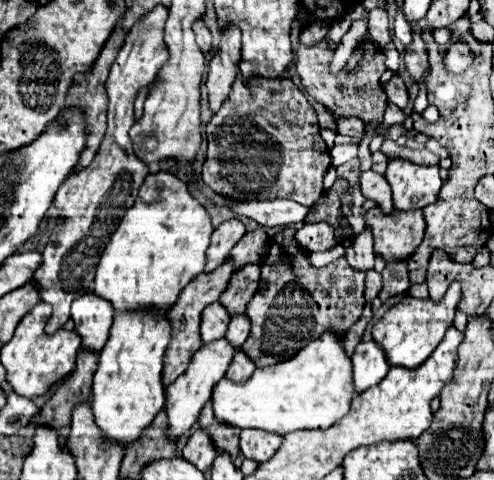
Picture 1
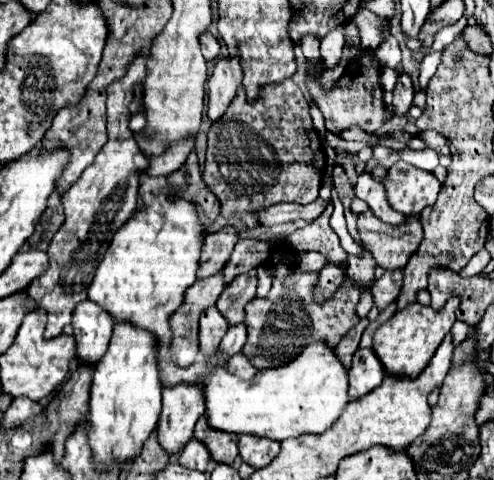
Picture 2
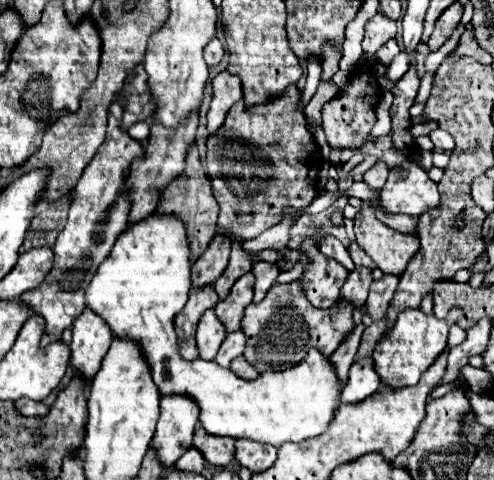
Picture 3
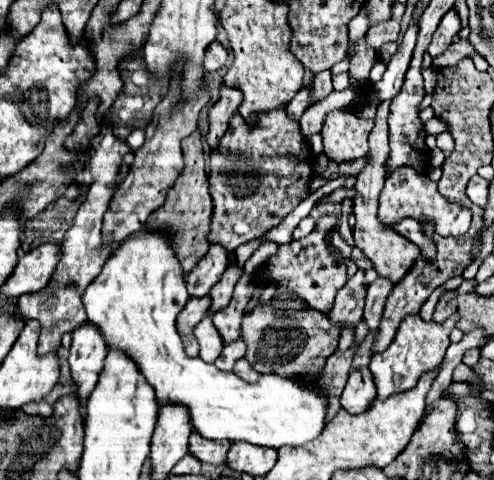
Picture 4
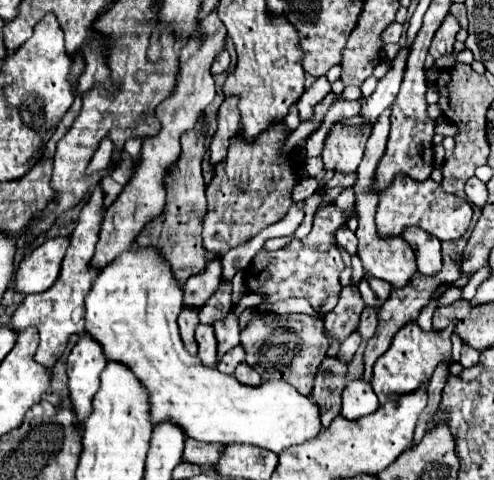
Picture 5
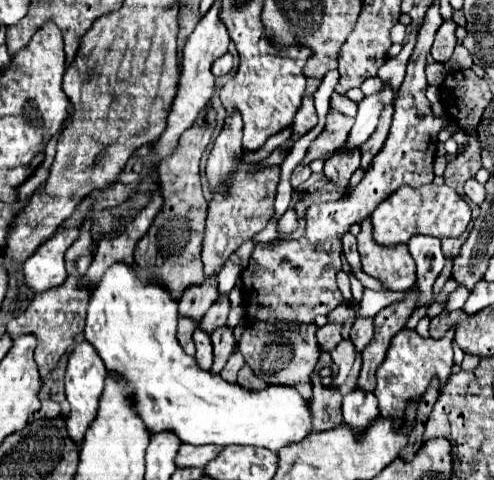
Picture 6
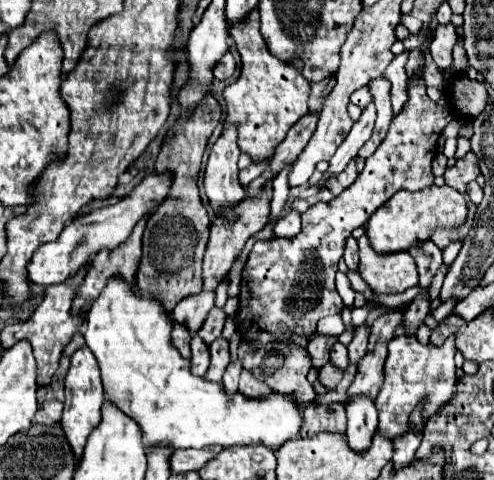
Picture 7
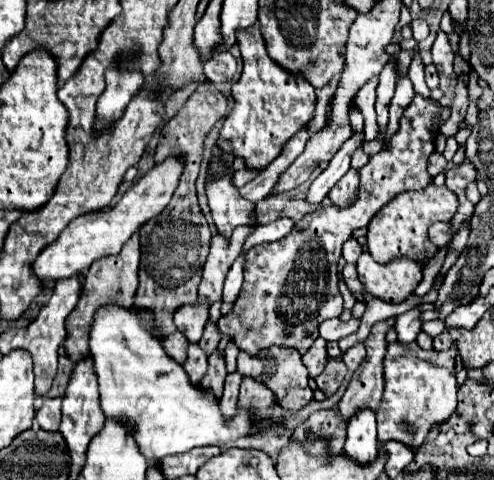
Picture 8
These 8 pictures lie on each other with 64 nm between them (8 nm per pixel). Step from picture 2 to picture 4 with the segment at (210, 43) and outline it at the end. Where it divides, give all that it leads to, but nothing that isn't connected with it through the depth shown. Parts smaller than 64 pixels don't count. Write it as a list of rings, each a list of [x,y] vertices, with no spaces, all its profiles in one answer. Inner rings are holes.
[[[212,42],[212,44],[208,46],[206,58],[204,58],[204,70],[206,70],[206,72],[216,72],[216,70],[220,70],[226,62],[228,62],[228,52],[226,52],[226,48],[224,48],[220,42]]]

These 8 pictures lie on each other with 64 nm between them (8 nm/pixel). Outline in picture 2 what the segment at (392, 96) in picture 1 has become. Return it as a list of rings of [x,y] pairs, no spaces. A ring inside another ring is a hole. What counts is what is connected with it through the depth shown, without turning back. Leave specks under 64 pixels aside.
[[[398,76],[398,82],[396,82],[396,88],[392,94],[394,94],[392,106],[394,106],[396,116],[404,116],[408,112],[408,108],[412,106],[412,98],[414,98],[412,78],[410,76]]]

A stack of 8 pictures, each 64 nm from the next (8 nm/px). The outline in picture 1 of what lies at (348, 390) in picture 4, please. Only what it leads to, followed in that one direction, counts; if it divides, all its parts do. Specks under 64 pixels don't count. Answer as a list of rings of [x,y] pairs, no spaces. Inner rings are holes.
[[[360,342],[356,346],[352,366],[354,366],[354,388],[358,394],[368,390],[370,386],[380,384],[390,370],[384,352],[374,342]]]

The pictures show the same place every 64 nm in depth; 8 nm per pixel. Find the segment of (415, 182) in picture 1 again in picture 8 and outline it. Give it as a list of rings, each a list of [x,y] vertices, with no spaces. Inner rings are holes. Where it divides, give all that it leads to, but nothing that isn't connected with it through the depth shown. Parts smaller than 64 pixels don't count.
[[[428,184],[422,190],[398,194],[368,224],[366,238],[368,238],[370,256],[380,264],[388,264],[400,256],[424,264],[428,258],[432,258],[438,252],[438,246],[432,244],[428,238],[428,228],[434,222],[450,222],[452,216],[456,214],[456,208],[458,208],[458,200],[454,192],[448,190],[446,186]]]

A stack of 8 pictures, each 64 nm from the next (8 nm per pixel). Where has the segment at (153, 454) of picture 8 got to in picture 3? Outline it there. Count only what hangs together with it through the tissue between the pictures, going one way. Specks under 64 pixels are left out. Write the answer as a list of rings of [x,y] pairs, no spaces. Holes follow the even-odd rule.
[[[148,216],[146,220],[134,224],[118,236],[112,254],[100,264],[96,276],[92,278],[92,284],[88,284],[86,288],[86,306],[108,324],[112,336],[130,340],[140,346],[152,380],[162,396],[182,394],[196,402],[196,406],[200,408],[198,420],[208,434],[248,438],[280,448],[284,442],[302,442],[326,432],[330,420],[334,418],[334,412],[340,406],[340,382],[330,360],[324,358],[318,350],[310,350],[308,356],[294,368],[286,368],[282,372],[268,370],[250,382],[238,378],[232,370],[222,368],[214,362],[204,362],[202,358],[184,360],[180,356],[178,338],[174,332],[174,316],[184,308],[190,292],[192,262],[188,260],[188,254],[190,244],[186,238],[186,228],[176,216]]]

